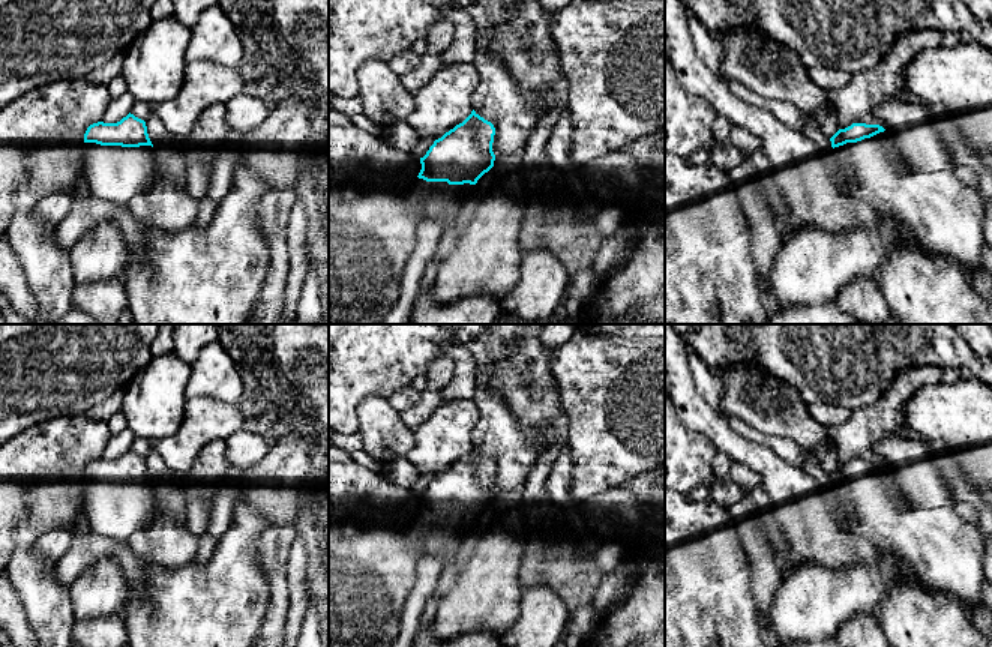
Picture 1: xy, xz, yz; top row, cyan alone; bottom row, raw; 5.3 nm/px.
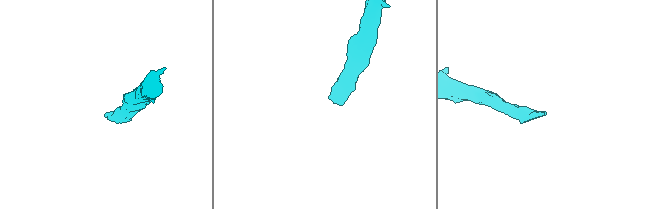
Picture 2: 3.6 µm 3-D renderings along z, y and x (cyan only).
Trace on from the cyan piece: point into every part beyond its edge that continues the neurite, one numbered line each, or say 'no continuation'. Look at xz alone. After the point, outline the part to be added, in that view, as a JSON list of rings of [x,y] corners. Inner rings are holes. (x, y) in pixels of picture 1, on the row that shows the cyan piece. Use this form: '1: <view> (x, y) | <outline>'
1: xz (428, 200) | [[[417,177],[407,194],[407,206],[419,221],[434,219],[443,225],[453,225],[474,186],[470,183],[426,182]]]

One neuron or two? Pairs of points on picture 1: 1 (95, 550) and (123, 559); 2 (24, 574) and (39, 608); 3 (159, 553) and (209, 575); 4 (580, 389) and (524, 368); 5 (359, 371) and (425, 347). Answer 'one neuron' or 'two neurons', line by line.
1: one neuron
2: one neuron
3: two neurons
4: two neurons
5: one neuron

